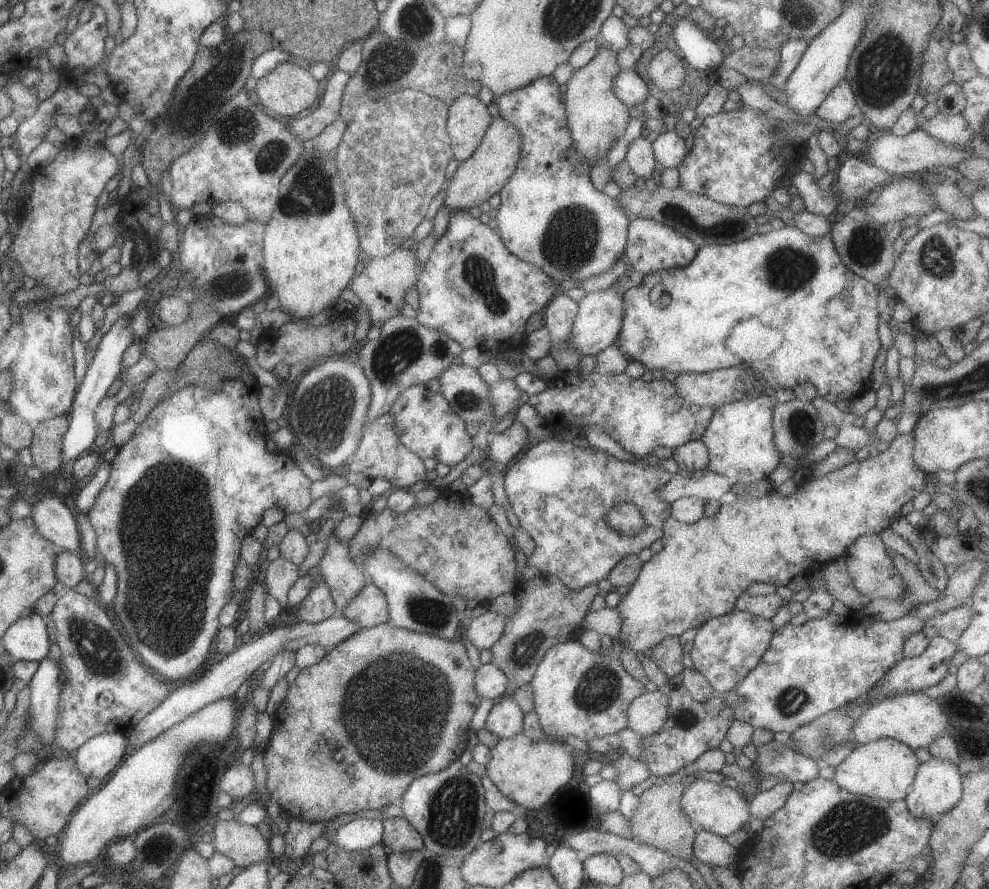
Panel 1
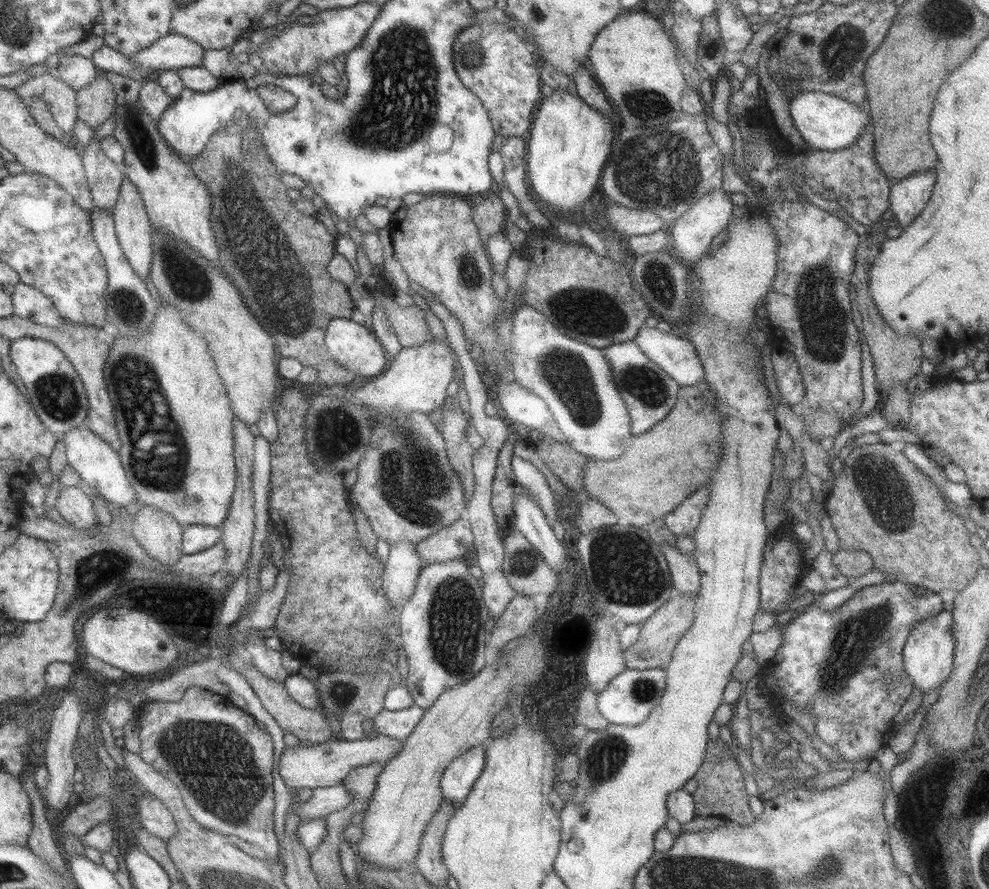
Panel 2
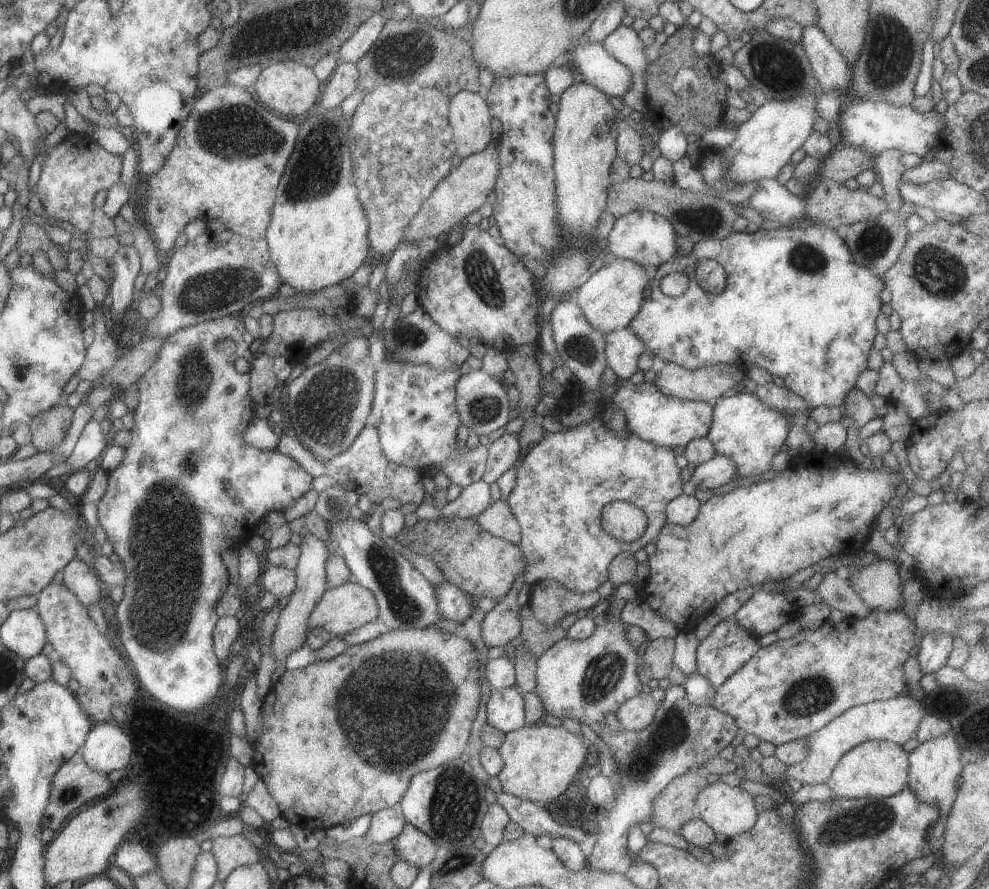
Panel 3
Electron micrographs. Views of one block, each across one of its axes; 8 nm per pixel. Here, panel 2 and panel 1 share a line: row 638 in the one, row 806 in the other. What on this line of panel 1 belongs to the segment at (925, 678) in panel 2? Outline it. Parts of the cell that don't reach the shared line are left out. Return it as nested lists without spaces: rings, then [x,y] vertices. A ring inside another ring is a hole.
[[[931,758],[917,767],[904,801],[911,816],[935,820],[953,808],[962,795],[961,776],[949,761]]]

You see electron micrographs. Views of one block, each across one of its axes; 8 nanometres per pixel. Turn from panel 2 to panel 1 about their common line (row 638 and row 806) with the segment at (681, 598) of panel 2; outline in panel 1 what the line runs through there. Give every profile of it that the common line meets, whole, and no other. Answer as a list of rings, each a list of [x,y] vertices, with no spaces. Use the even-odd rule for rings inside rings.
[[[689,780],[665,783],[663,785],[649,784],[640,794],[639,803],[630,816],[627,824],[627,836],[635,842],[665,851],[670,856],[685,859],[691,863],[693,860],[692,844],[697,828],[681,812],[679,799]]]

